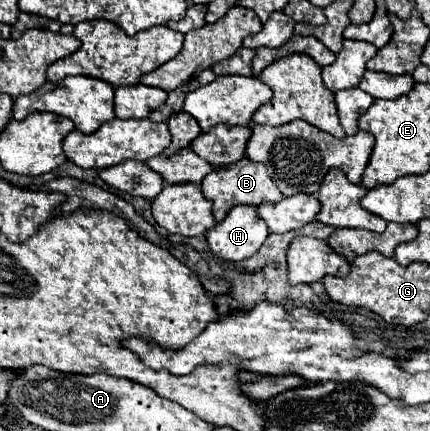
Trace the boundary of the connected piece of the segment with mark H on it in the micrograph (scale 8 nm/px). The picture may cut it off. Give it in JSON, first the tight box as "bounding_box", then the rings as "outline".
{"bounding_box":[206,206,268,262],"outline":[[[234,206],[234,208],[226,214],[226,218],[224,218],[220,224],[216,224],[214,228],[210,228],[208,234],[206,234],[208,244],[210,244],[210,250],[212,250],[216,256],[220,256],[220,258],[224,258],[224,260],[232,260],[232,262],[246,260],[246,258],[254,256],[254,254],[260,250],[260,246],[264,244],[266,236],[268,236],[268,226],[266,226],[266,222],[256,214],[256,208],[254,208],[254,206]]]}

